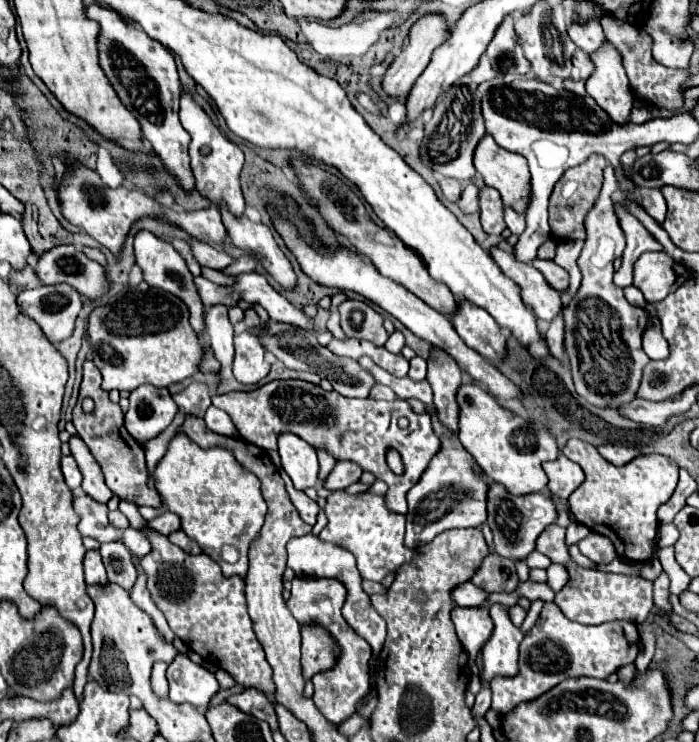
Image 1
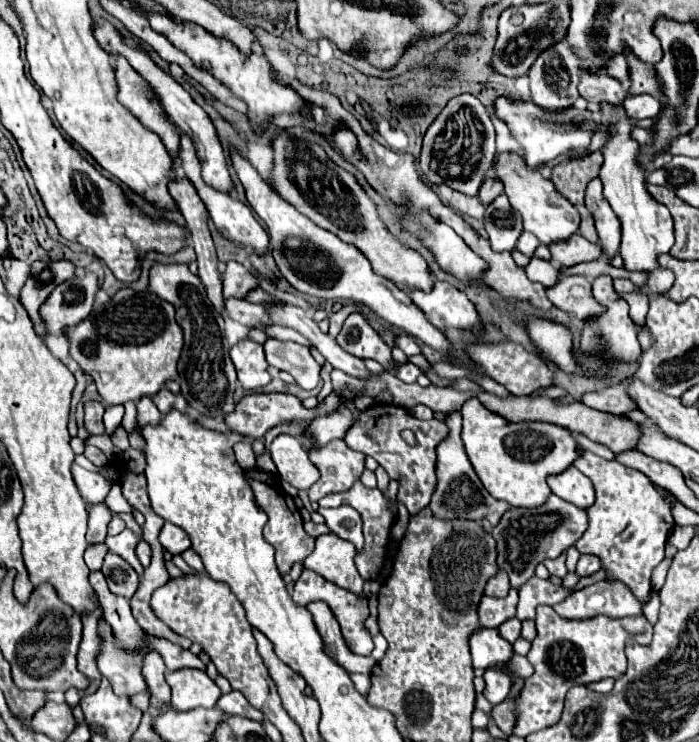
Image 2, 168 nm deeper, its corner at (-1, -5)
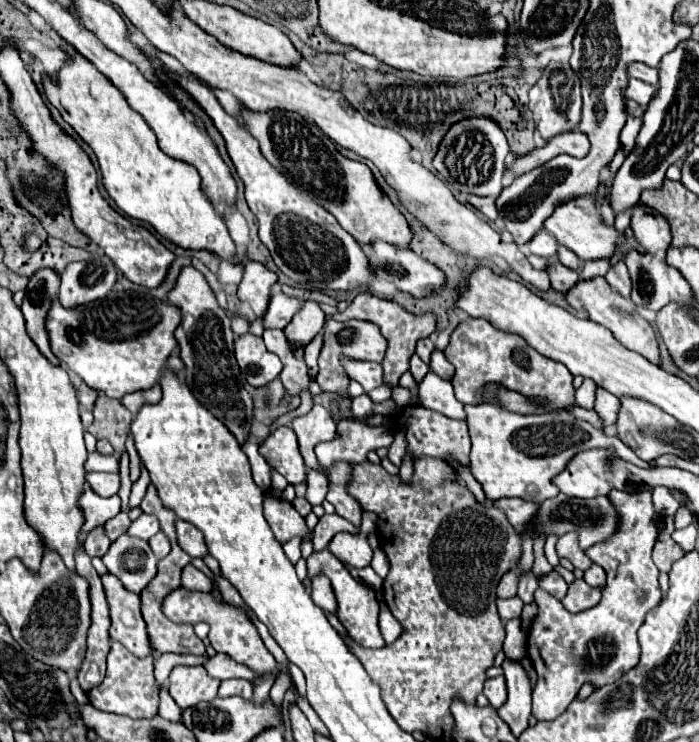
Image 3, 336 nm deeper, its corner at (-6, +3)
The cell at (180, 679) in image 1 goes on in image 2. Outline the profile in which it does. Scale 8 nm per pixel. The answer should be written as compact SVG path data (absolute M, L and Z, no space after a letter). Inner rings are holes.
M175 670L165 674L167 684L171 686L171 704L175 710L193 710L193 708L213 708L221 690L217 684L201 670Z

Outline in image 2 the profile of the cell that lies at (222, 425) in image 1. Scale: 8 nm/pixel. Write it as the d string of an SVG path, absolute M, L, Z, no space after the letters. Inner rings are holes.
M243 440L243 442L235 444L233 450L235 450L235 456L237 456L239 466L241 466L245 472L249 472L249 470L255 468L255 454L253 454L253 450L251 450L251 442L249 442L249 440Z

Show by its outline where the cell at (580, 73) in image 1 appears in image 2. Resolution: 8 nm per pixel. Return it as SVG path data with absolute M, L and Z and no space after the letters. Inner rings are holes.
M589 72L581 74L581 84L579 84L579 94L587 102L597 102L597 104L613 104L619 106L623 104L625 98L629 98L629 88L621 84L619 80L611 76L589 76Z

